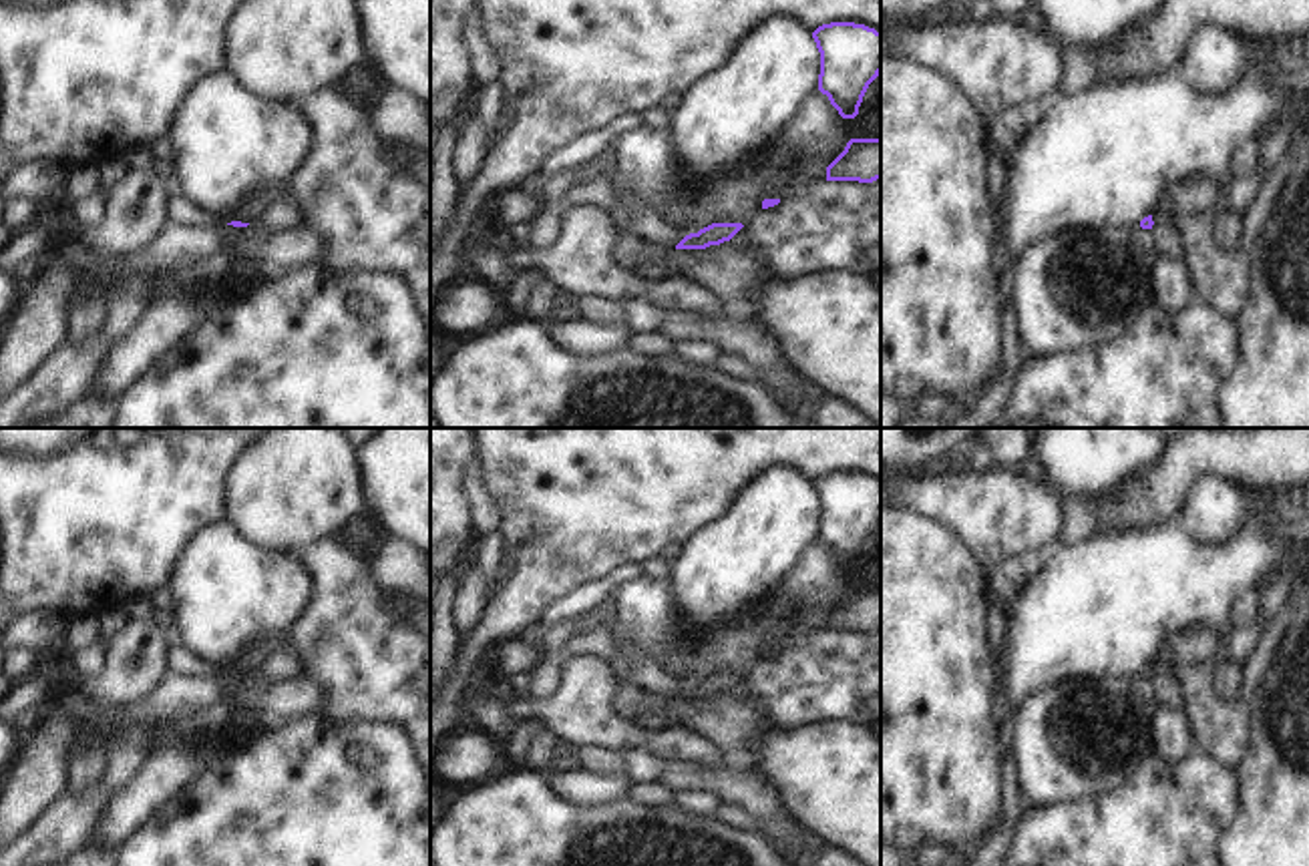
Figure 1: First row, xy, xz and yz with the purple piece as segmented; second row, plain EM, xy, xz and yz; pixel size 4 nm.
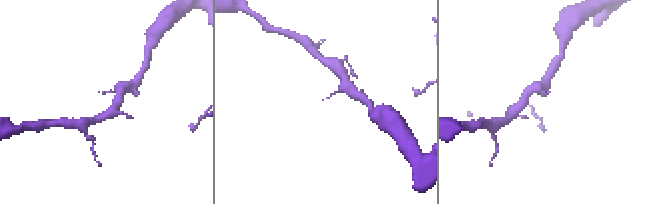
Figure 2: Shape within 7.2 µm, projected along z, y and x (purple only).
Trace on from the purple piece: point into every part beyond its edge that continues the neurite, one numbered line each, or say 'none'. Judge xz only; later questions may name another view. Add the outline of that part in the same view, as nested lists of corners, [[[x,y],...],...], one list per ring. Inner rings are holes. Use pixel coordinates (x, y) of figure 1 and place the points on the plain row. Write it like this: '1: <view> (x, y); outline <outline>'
none

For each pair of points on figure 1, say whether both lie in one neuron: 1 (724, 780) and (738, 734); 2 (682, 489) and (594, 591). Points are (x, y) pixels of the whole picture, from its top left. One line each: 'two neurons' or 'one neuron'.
1: two neurons
2: two neurons

